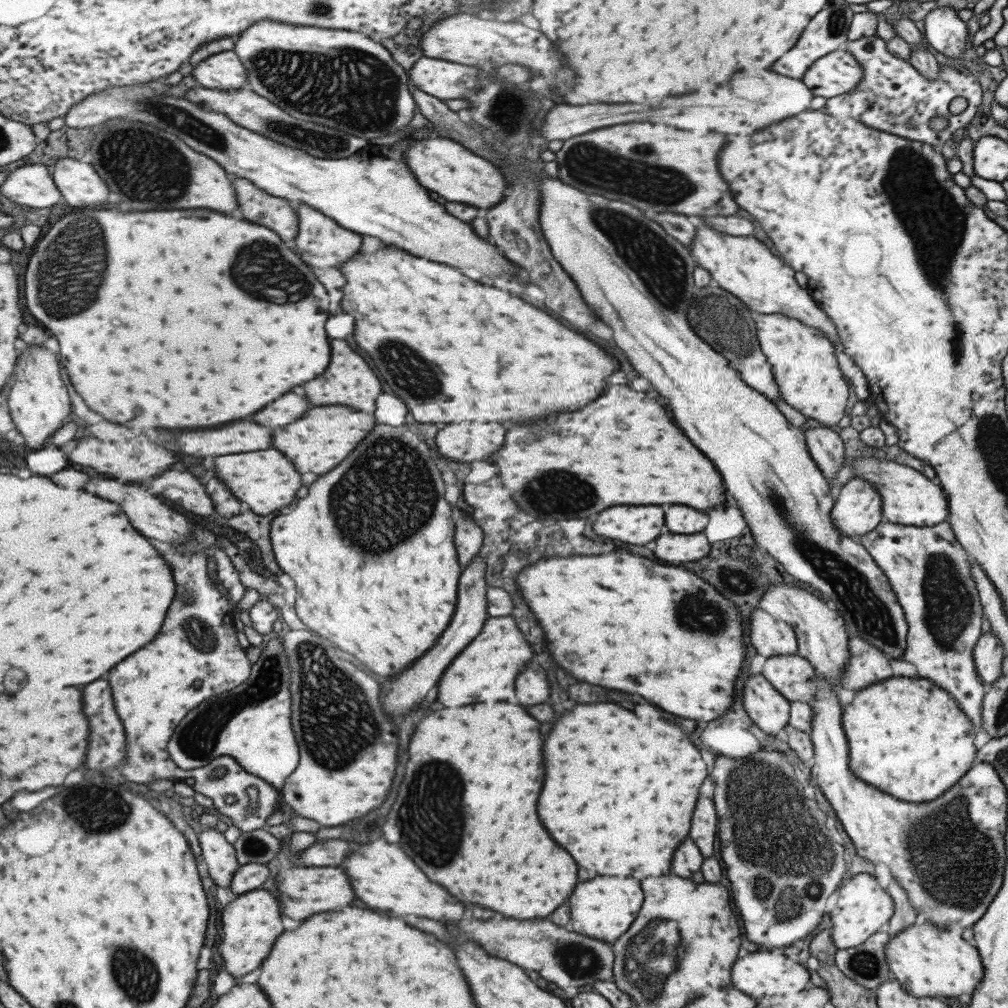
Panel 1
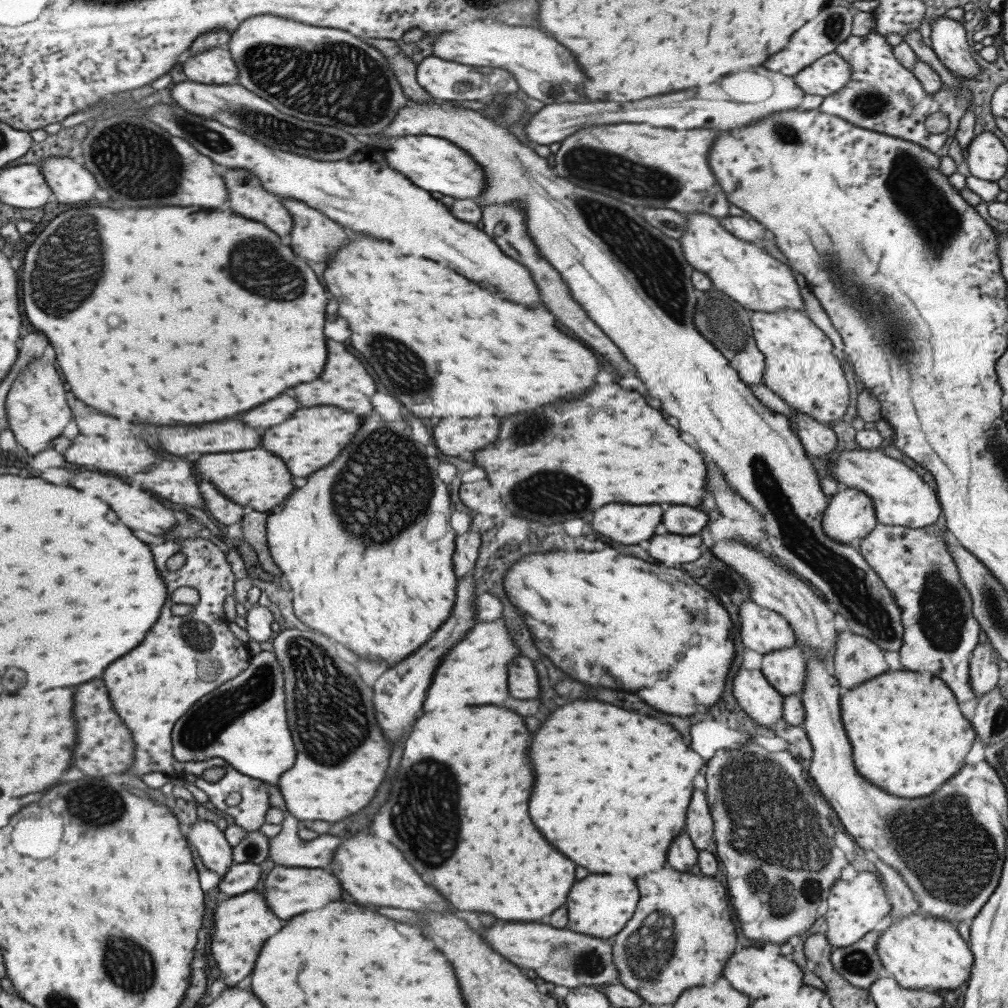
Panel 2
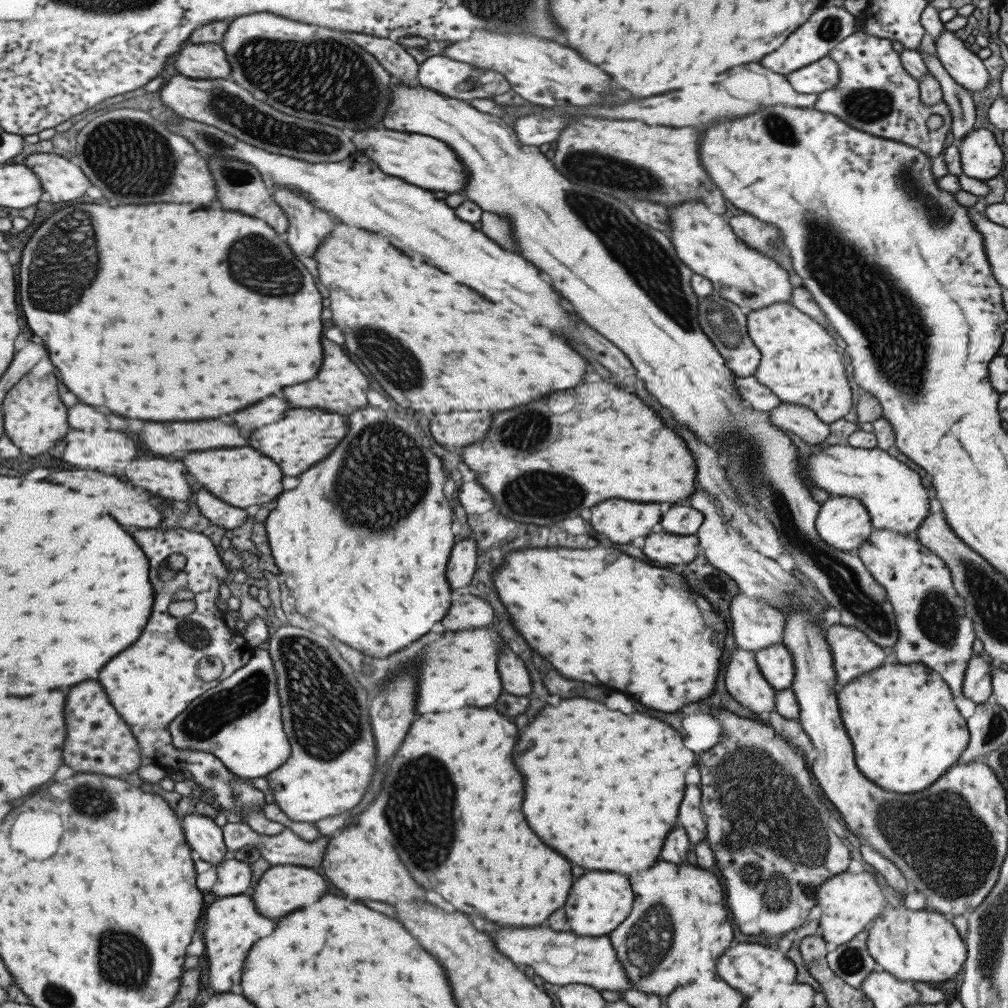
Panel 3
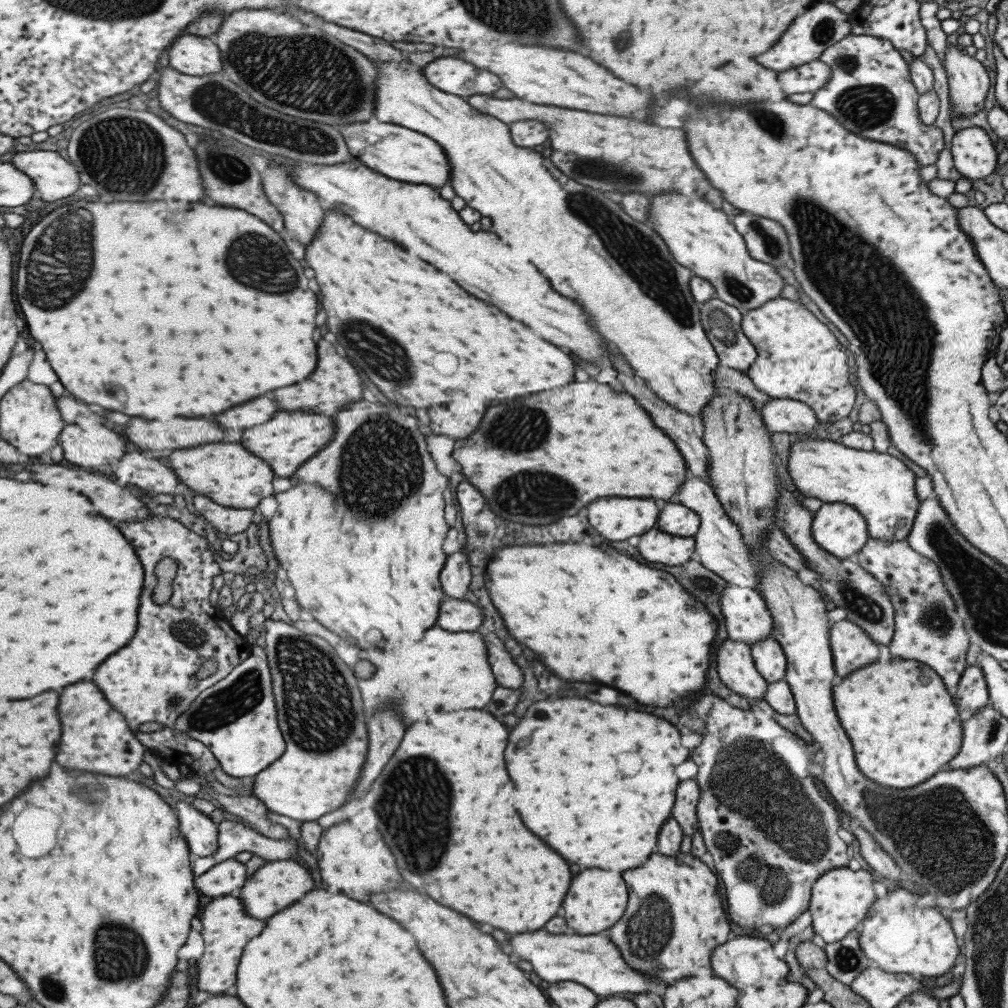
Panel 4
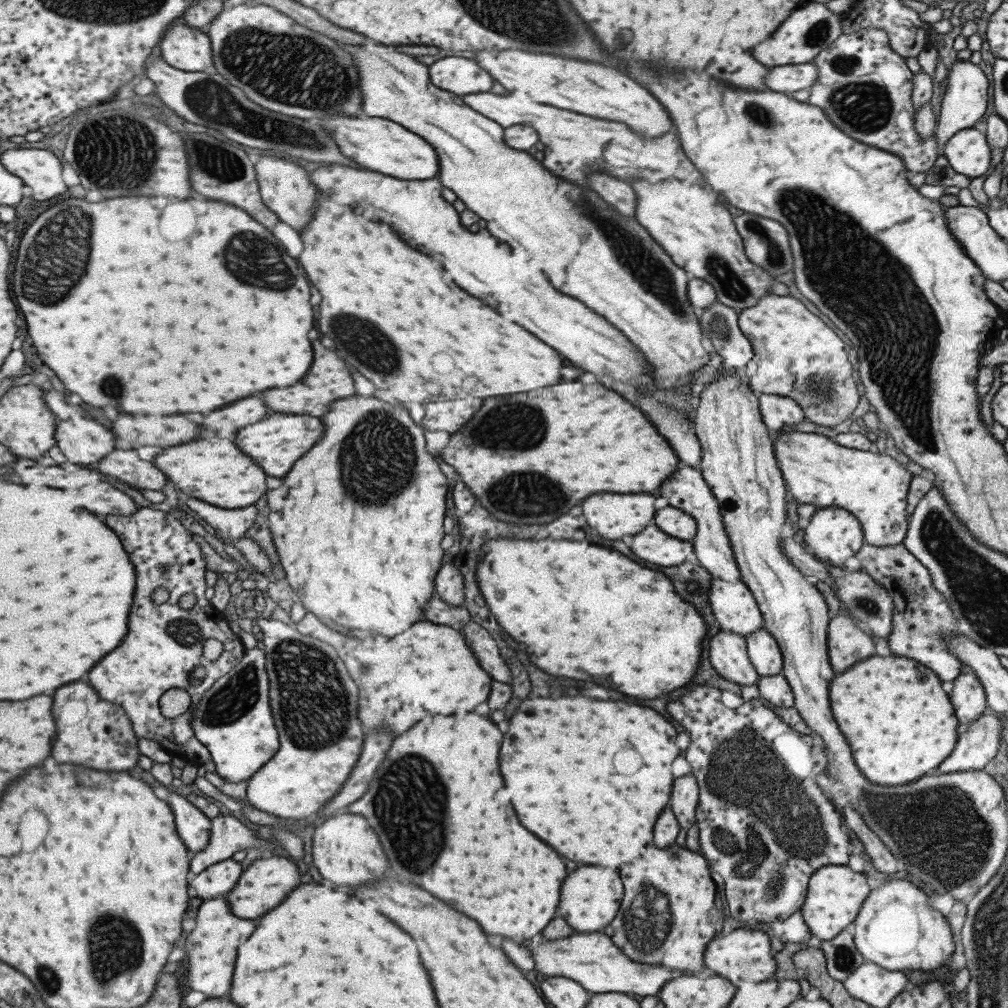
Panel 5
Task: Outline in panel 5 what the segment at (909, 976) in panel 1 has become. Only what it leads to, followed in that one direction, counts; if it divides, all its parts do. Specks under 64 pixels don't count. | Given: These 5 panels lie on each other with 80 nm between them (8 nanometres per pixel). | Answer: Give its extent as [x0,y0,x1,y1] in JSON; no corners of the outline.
[852,876,955,972]

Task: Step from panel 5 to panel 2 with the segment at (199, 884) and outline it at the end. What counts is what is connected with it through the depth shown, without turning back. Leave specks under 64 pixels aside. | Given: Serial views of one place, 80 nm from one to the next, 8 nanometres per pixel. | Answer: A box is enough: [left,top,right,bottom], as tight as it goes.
[216,863,260,897]

